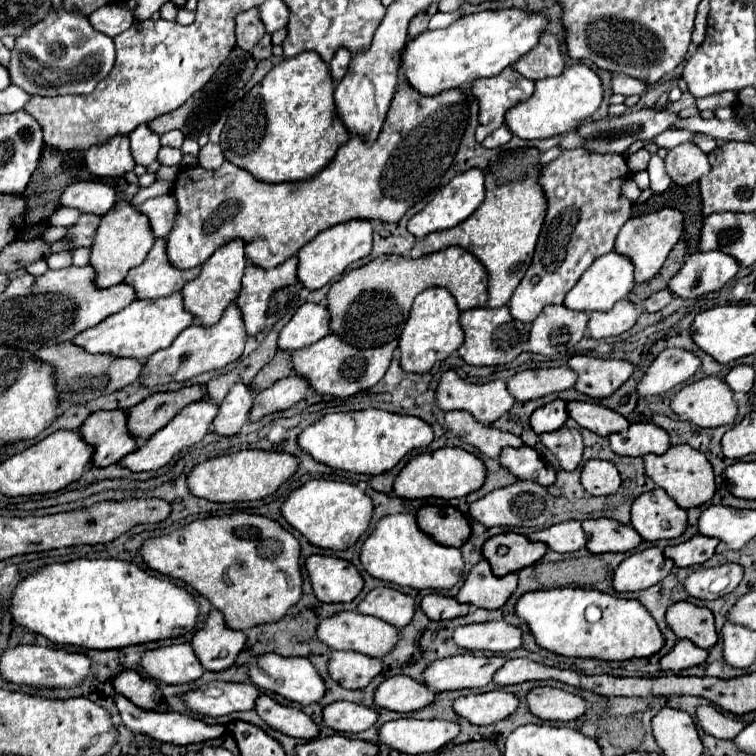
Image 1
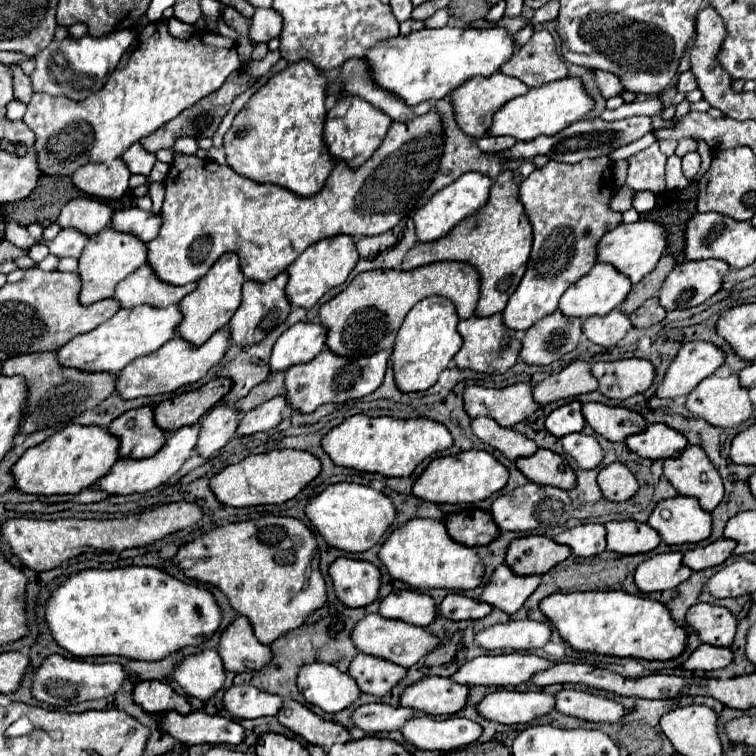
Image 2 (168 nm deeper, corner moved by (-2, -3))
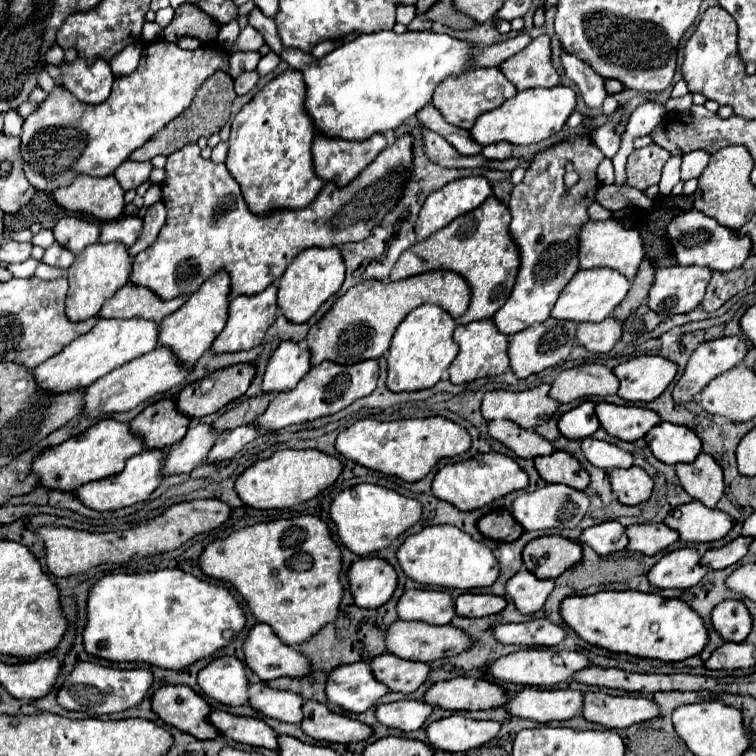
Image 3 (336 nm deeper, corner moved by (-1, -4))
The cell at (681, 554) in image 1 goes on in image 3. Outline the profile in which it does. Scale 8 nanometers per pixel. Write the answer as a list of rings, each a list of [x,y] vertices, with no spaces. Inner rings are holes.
[[[740,536],[740,538],[732,540],[732,542],[728,542],[726,546],[722,546],[722,548],[708,550],[700,558],[700,564],[704,564],[706,568],[712,568],[712,570],[720,570],[720,568],[732,566],[748,552],[748,544],[750,544],[750,540],[746,536]]]

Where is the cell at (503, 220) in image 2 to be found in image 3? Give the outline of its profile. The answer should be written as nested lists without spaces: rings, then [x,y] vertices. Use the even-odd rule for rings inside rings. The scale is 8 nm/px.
[[[494,194],[476,210],[458,216],[446,228],[438,230],[430,238],[416,242],[412,248],[404,250],[398,262],[392,268],[390,280],[402,280],[412,274],[422,274],[428,270],[452,270],[466,278],[472,290],[470,308],[464,316],[460,316],[460,324],[492,318],[496,310],[504,306],[504,300],[512,292],[512,284],[516,280],[516,272],[520,268],[520,254],[508,232],[508,224],[512,214],[508,206],[500,202]]]

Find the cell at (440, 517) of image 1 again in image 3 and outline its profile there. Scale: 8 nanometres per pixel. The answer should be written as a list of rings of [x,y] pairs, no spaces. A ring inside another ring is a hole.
[[[504,508],[492,510],[486,516],[482,516],[478,520],[478,530],[484,538],[496,542],[514,542],[522,534],[520,524],[516,524],[516,520],[512,520],[512,516],[508,516],[508,510]]]

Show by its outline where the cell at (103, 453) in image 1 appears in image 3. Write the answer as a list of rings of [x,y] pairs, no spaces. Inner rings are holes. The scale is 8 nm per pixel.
[[[164,398],[146,406],[132,422],[130,430],[144,442],[144,448],[170,448],[184,438],[190,418],[174,408],[174,400]]]

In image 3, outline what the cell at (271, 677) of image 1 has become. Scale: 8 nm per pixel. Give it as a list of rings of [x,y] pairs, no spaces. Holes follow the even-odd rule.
[[[368,662],[338,666],[326,680],[328,702],[354,714],[372,708],[386,692],[384,684],[376,682],[372,672],[368,672]]]

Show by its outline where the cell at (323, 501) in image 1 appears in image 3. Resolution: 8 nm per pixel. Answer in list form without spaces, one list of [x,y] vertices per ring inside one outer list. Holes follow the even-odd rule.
[[[356,484],[336,494],[328,514],[336,526],[340,542],[354,554],[364,556],[390,546],[404,530],[414,526],[420,520],[422,506],[416,500],[400,496],[394,490],[376,484]]]

